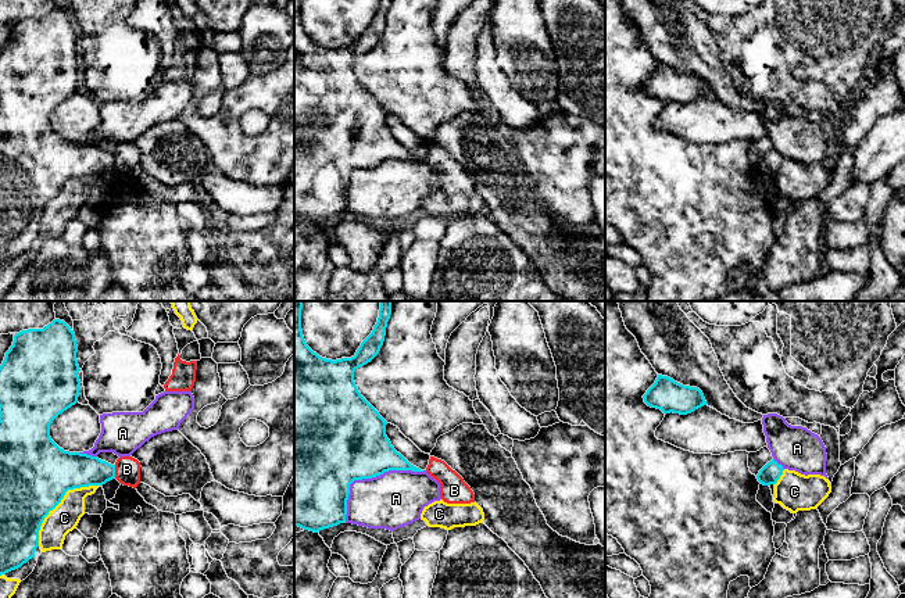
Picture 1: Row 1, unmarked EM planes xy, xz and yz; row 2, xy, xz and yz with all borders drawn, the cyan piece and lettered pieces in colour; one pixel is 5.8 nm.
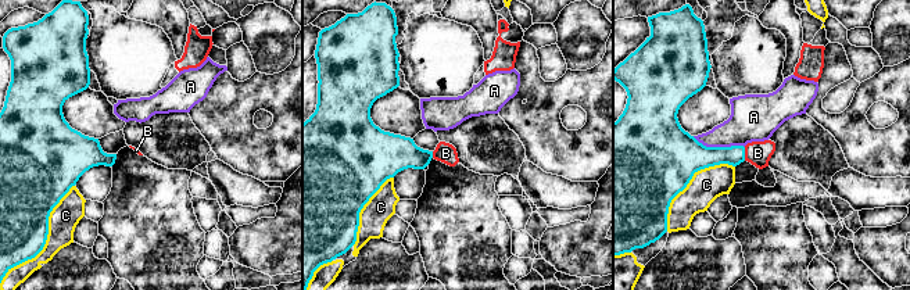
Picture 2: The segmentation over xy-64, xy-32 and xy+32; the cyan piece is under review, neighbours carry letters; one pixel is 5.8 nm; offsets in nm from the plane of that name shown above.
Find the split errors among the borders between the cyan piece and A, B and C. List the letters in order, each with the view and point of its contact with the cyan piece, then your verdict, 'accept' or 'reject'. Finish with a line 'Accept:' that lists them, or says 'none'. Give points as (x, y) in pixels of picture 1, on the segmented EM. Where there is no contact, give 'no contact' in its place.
A: contact xz (368, 477); reject
B: contact xy (114, 471); reject
C: contact xy (58, 502); reject
Accept: none

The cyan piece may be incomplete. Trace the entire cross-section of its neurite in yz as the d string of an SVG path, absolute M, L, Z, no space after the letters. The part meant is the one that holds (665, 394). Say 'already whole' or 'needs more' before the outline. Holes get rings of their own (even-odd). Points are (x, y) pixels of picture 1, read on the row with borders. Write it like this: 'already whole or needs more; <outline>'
already whole; M658 375L655 383L643 395L644 402L666 413L687 415L707 405L697 387L683 386L668 376Z

